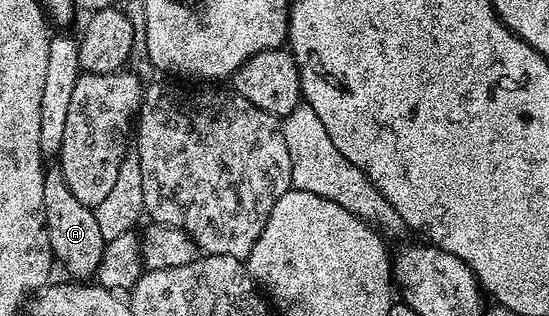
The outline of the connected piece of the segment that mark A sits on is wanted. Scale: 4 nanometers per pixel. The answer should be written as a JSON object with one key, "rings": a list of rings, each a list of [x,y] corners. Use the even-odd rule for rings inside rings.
{"rings":[[[50,165],[45,171],[43,180],[43,212],[45,227],[51,244],[54,259],[70,274],[73,280],[89,280],[96,275],[101,257],[105,251],[105,238],[99,232],[99,224],[95,221],[93,210],[79,204],[61,175],[60,165]]]}

